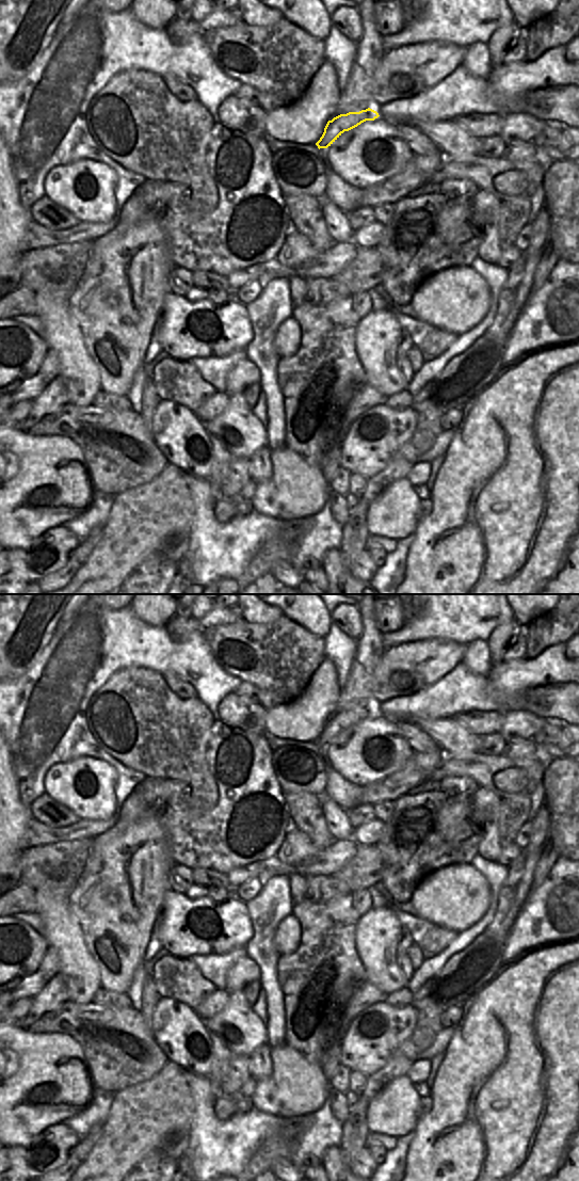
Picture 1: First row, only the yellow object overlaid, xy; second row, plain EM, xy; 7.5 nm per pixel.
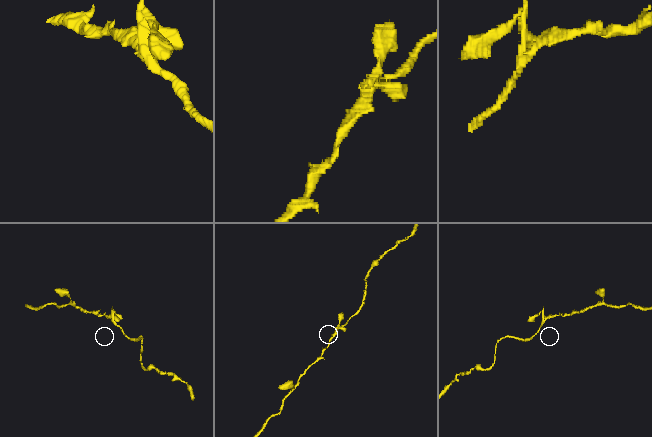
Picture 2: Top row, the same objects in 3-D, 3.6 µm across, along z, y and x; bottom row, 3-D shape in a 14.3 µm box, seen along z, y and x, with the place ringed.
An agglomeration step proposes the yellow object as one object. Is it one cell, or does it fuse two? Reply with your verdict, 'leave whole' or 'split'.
leave whole

